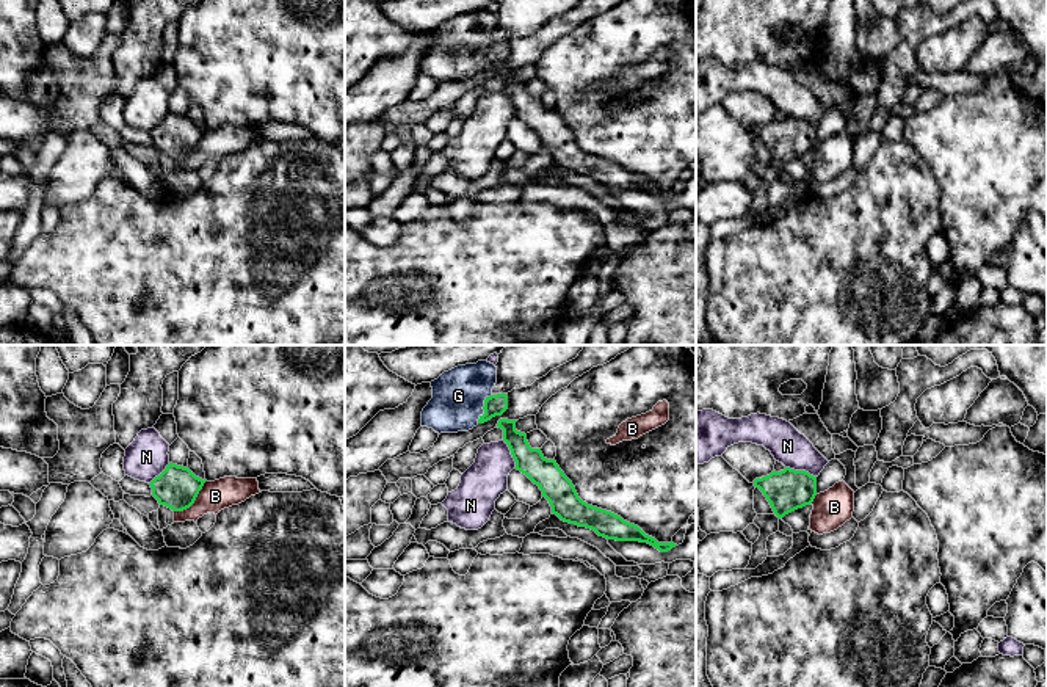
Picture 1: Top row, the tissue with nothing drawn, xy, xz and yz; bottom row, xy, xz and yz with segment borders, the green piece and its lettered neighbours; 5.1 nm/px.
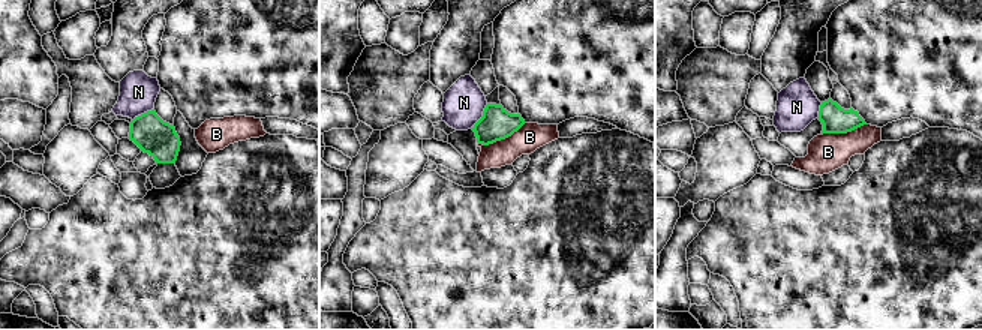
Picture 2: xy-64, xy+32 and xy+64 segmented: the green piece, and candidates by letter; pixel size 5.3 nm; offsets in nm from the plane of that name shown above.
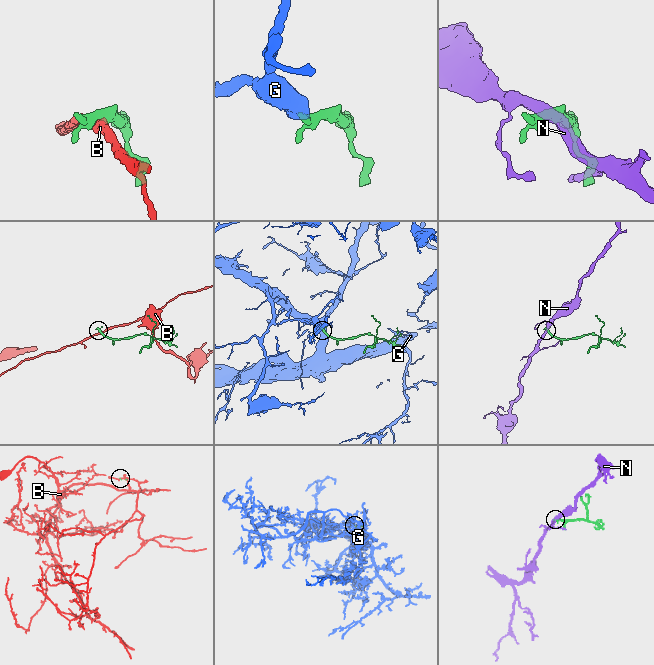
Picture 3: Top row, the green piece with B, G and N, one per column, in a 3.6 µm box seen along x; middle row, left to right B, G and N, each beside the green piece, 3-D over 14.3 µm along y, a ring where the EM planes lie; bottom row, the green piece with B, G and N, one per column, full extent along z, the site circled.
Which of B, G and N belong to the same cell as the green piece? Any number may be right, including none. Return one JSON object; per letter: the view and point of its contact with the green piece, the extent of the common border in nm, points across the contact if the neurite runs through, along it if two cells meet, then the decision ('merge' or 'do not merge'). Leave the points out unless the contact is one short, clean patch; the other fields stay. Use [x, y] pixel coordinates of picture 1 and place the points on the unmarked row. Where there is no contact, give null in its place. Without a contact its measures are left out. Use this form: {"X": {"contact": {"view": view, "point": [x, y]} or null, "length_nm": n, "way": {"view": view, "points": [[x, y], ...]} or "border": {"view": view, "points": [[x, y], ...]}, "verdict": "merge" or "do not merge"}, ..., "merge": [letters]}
{"B": {"contact": {"view": "xy", "point": [195, 148]}, "length_nm": 240, "verdict": "do not merge"}, "G": {"contact": {"view": "xz", "point": [485, 54]}, "length_nm": 190, "way": {"view": "xz", "points": [[496, 54], [485, 54], [477, 54], [458, 44]]}, "verdict": "merge"}, "N": {"contact": {"view": "yz", "point": [801, 119]}, "length_nm": 170, "border": {"view": "yz", "points": [[786, 115], [795, 119], [807, 119], [815, 126]]}, "verdict": "do not merge"}, "merge": ["G"]}

